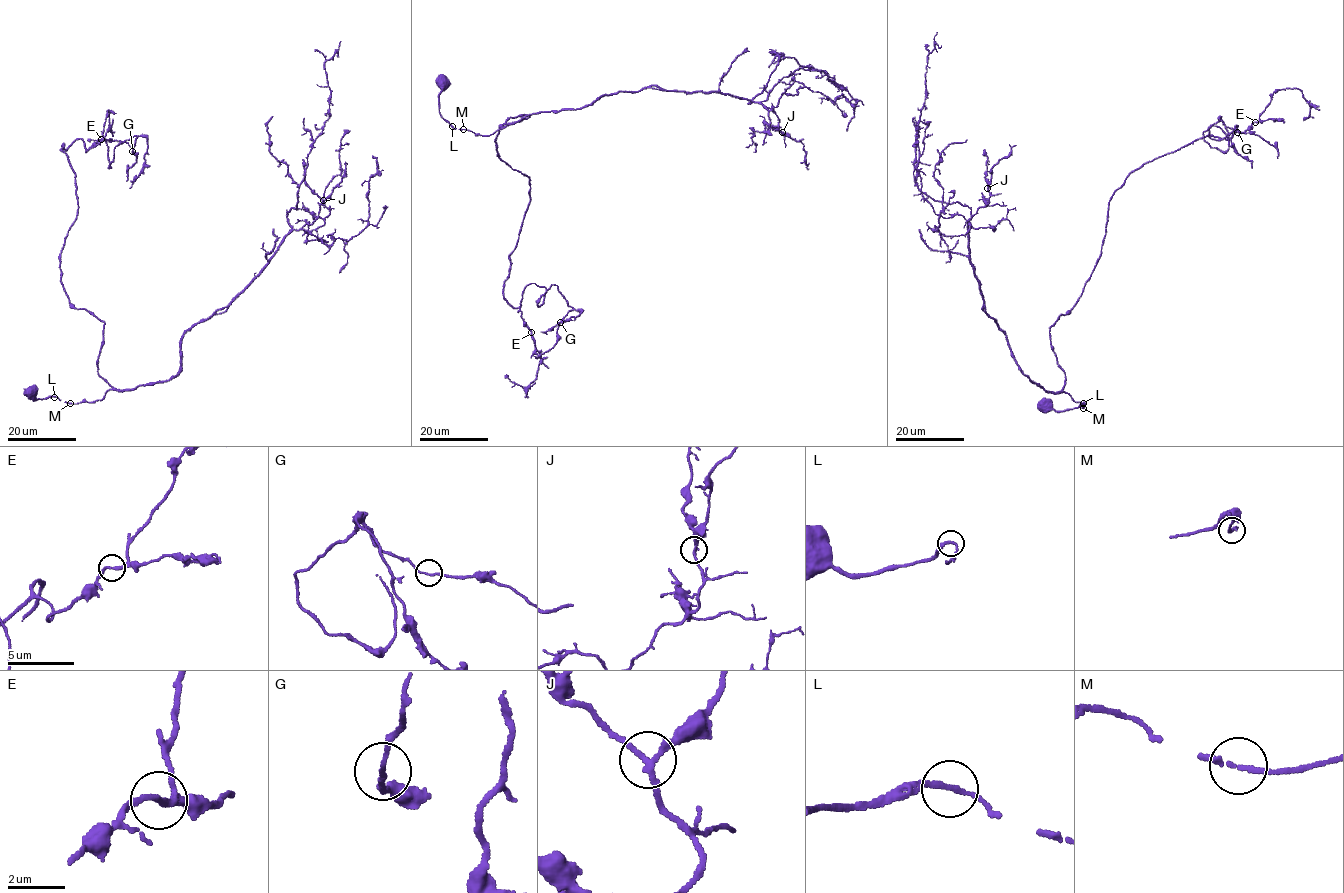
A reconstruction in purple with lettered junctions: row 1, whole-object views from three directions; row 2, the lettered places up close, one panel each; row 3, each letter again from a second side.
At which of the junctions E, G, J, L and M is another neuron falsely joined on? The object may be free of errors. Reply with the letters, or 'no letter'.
no letter

